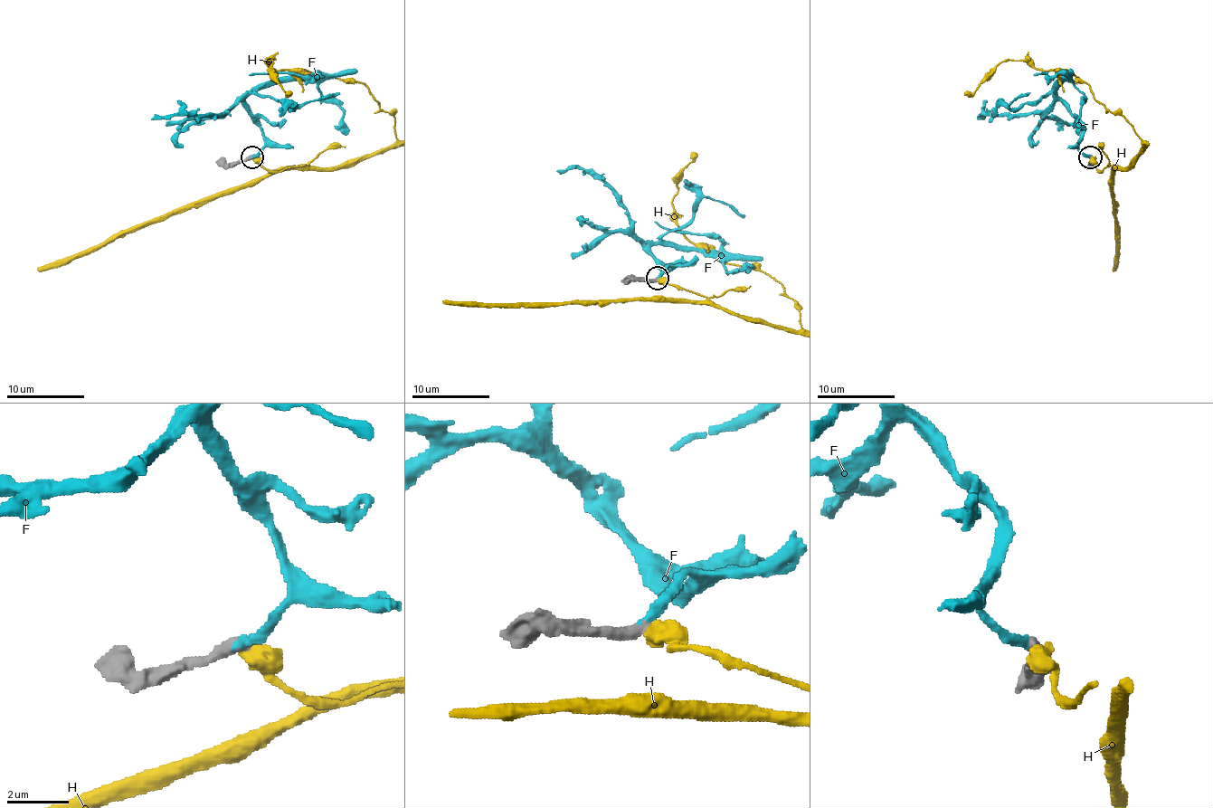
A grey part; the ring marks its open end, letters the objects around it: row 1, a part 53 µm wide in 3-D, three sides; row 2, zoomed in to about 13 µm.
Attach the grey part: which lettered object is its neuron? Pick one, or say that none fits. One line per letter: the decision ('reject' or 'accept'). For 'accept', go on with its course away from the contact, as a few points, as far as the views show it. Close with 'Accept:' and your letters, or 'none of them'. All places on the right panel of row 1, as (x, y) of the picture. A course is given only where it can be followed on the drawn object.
F: accept; it runs (1090, 157), (1078, 144), (1082, 122), (1056, 95), (1063, 83), (1063, 73), (1051, 78), (1047, 73), (1033, 75)
H: reject
Accept: F

